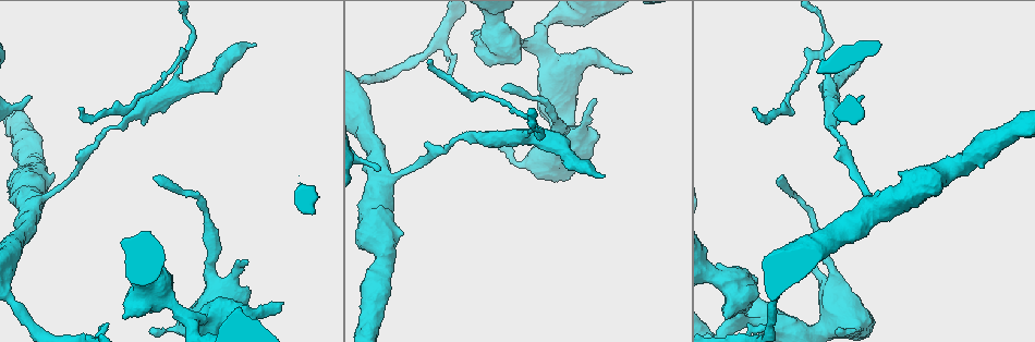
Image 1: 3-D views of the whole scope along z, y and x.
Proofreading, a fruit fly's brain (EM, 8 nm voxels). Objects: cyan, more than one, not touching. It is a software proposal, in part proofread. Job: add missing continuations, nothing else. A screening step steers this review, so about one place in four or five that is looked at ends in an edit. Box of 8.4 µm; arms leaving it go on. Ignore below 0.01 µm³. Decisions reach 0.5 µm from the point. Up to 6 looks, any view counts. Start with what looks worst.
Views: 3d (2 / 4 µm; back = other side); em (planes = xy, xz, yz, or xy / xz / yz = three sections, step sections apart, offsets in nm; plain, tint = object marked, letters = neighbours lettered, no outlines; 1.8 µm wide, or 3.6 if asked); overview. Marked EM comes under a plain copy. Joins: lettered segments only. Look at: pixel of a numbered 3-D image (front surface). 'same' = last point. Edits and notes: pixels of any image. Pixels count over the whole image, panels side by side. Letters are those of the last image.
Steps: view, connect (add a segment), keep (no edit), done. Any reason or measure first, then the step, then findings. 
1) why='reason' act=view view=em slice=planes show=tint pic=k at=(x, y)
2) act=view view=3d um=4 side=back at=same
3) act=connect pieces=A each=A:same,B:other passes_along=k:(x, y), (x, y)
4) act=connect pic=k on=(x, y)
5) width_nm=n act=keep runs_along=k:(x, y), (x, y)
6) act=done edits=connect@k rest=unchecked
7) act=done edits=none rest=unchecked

why='free end' act=view view=em slice=xy step=4 show=letters pic=1 at=(602, 174)

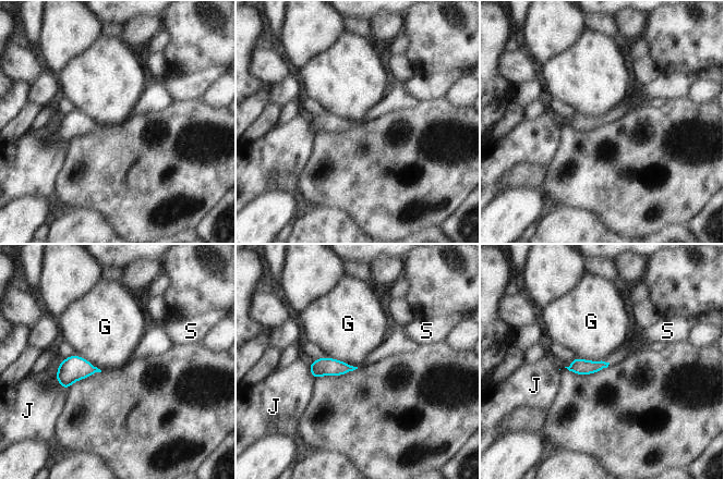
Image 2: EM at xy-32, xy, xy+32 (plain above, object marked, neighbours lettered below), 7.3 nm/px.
act=keep each=G:other,J:other,S:other border=2:(575, 356), (608, 363) found='none of them fits'

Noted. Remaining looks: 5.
why='an open end' act=view view=em um=3.6 slice=planes show=letters pic=1 at=(281, 304)

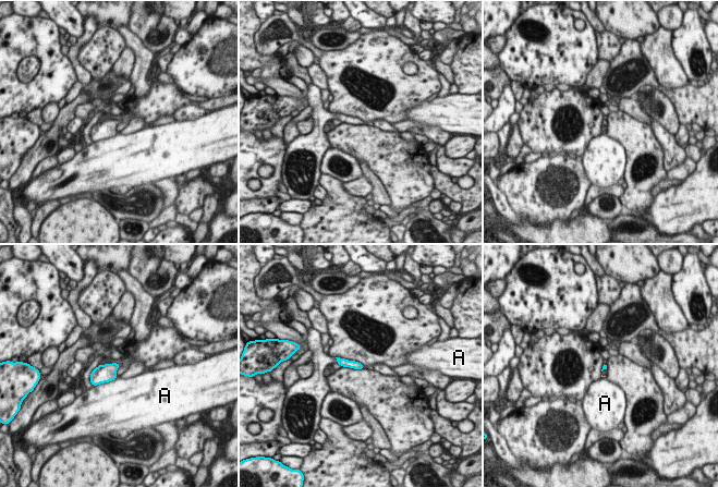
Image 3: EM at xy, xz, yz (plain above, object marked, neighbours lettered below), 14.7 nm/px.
act=keep each=A:other runs_along=3:(339, 361), (361, 366) found='none of them fits'

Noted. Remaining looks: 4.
why='end of a long branch' act=view view=em slice=yz step=16 show=letters pic=1 at=(32, 97)

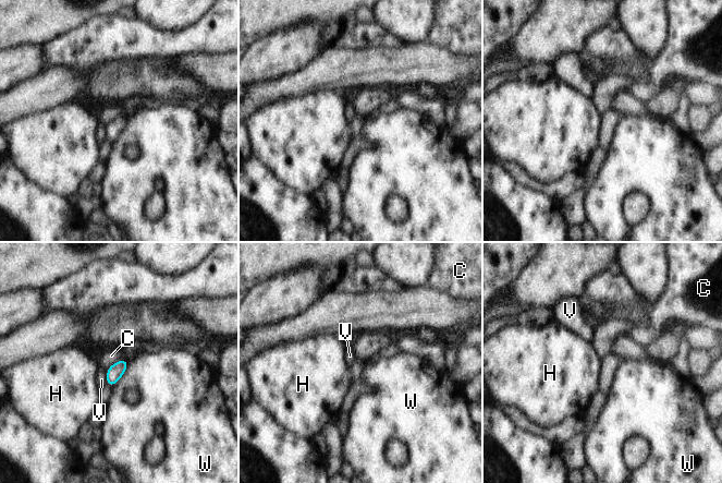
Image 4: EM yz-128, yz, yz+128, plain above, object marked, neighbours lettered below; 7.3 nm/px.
act=view view=em slice=planes show=letters at=same

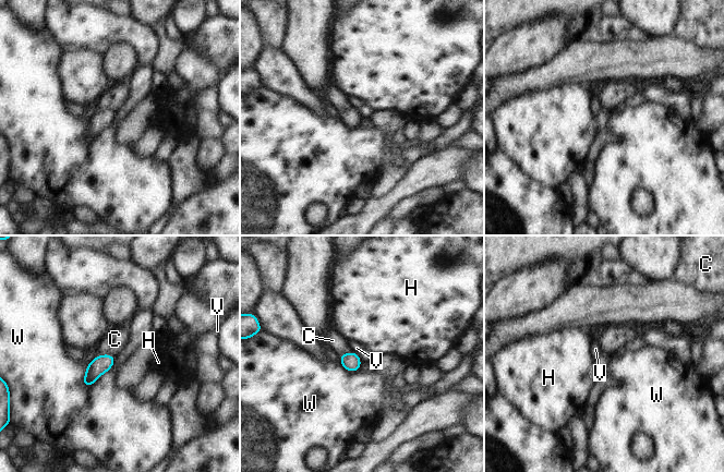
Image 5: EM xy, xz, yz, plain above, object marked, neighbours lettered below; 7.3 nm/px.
act=keep each=C:other,H:other,V:other,W:other border=5:(115, 355), (99, 354), (96, 356) found='none of them fits'

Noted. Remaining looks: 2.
act=done edits=none rest=unchecked

